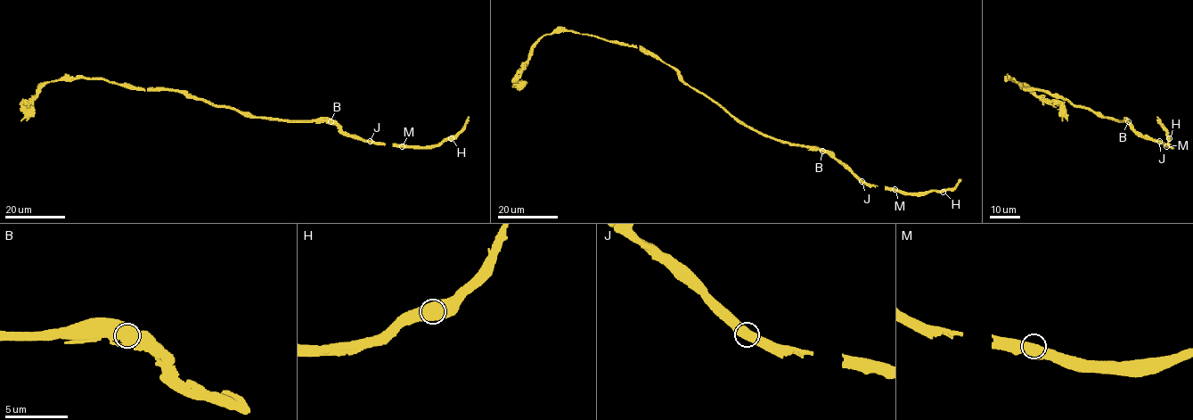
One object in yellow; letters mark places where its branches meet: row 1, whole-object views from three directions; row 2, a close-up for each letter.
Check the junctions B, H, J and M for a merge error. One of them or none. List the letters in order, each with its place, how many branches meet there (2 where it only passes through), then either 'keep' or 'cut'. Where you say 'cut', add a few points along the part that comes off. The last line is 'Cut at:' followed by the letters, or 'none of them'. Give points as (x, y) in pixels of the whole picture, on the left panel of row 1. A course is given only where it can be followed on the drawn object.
B: (330, 121) | 2 | keep
H: (451, 138) | 2 | keep
J: (370, 141) | 2 | keep
M: (402, 146) | 2 | keep
Cut at: none of them

